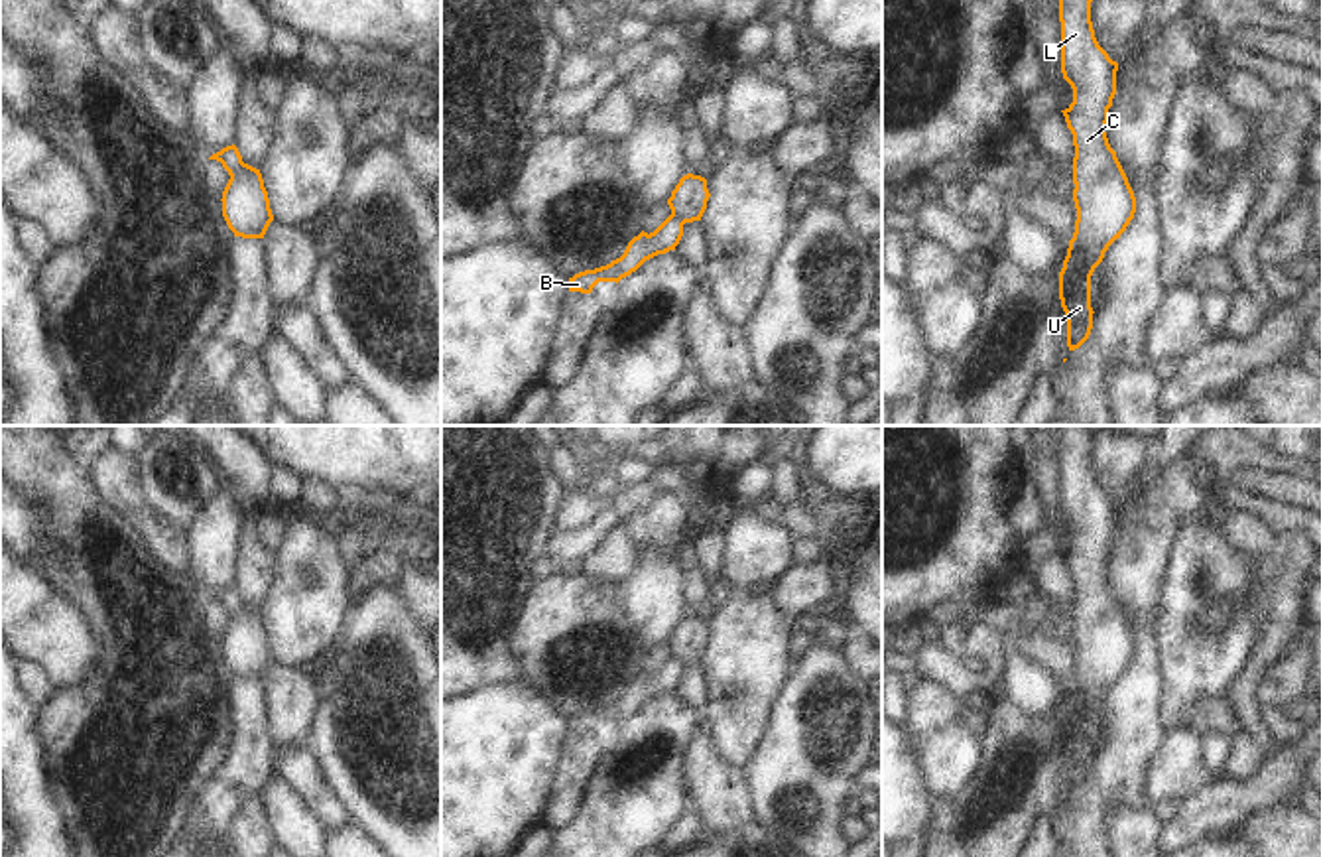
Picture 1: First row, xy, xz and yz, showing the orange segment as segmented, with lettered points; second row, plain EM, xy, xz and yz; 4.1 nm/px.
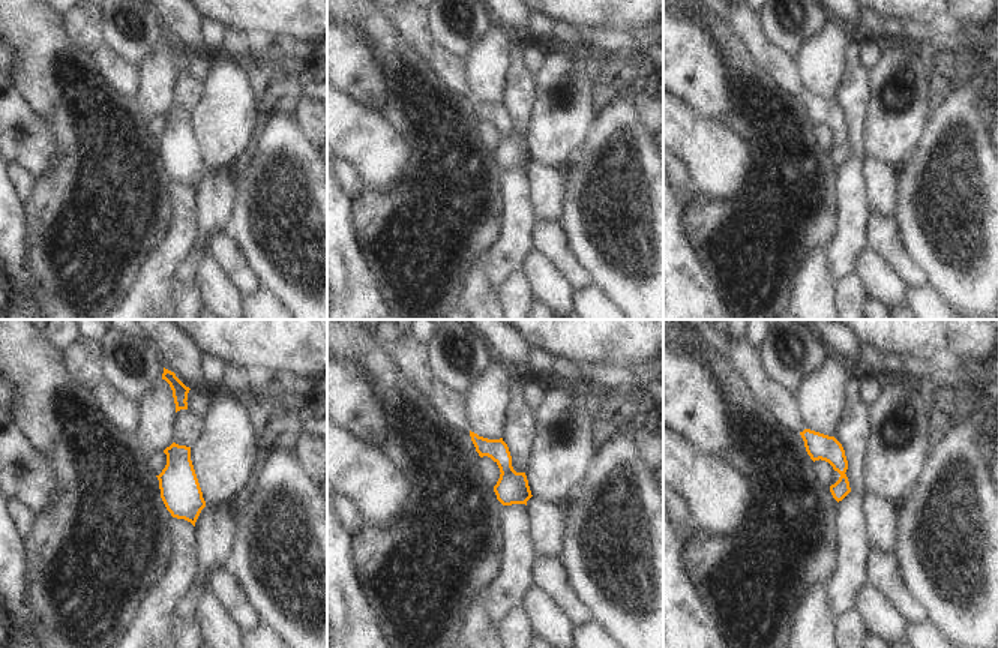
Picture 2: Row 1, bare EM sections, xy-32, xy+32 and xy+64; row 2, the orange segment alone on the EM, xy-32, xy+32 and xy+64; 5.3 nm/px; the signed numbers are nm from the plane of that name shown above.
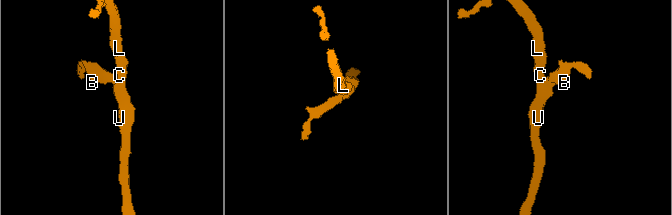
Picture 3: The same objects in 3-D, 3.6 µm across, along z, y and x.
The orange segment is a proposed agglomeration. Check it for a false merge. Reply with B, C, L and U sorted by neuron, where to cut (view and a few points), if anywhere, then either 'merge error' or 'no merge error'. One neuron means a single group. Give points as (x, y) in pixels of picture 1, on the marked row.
B / C L U | xy (243, 162), (231, 178) | merge error

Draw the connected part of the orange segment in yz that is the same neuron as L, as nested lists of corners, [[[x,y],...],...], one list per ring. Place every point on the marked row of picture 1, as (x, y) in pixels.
[[[1059,0],[1061,73],[1073,89],[1073,102],[1061,110],[1073,134],[1073,201],[1077,209],[1075,232],[1059,272],[1059,299],[1067,315],[1067,347],[1079,349],[1093,329],[1091,276],[1108,246],[1120,238],[1136,213],[1136,197],[1128,177],[1106,138],[1108,108],[1116,95],[1118,63],[1099,45],[1091,22],[1093,0]]]

